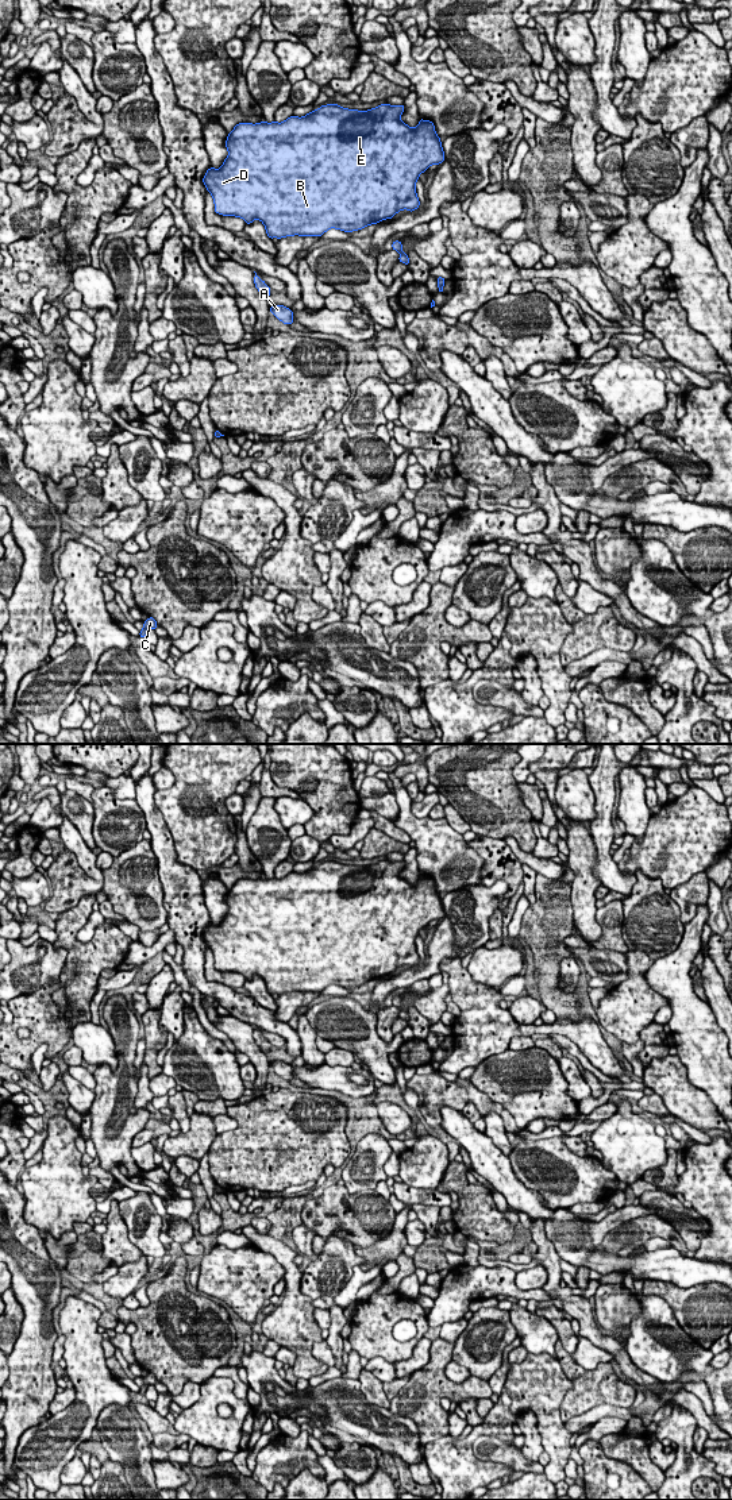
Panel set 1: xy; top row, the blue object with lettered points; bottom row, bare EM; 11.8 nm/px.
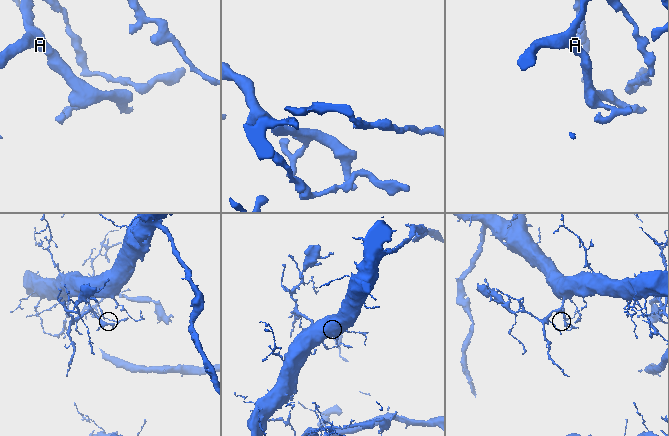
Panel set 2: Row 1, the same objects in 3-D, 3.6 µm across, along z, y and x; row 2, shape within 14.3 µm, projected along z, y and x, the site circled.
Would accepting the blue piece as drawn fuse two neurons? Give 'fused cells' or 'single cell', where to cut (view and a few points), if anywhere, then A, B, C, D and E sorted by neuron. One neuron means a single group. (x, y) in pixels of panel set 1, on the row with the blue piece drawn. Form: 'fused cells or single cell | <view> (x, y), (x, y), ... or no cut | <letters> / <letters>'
single cell | no cut | A B C D E

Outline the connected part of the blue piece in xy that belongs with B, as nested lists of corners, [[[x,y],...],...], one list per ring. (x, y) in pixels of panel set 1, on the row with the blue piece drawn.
[[[386,103],[361,112],[328,104],[282,123],[236,124],[226,140],[228,157],[223,166],[209,167],[203,178],[213,197],[213,211],[242,217],[247,224],[258,219],[270,239],[293,235],[319,238],[330,228],[351,232],[392,219],[402,209],[413,212],[420,205],[415,188],[419,176],[431,165],[444,162],[444,153],[434,123],[420,117],[417,127],[411,128],[400,120],[404,109],[402,104]]]

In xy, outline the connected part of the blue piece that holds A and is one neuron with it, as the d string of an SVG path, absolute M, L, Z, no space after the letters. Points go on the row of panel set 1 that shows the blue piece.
M273 305L270 306L270 313L273 313L278 320L281 320L284 324L292 324L293 323L293 312L282 305Z

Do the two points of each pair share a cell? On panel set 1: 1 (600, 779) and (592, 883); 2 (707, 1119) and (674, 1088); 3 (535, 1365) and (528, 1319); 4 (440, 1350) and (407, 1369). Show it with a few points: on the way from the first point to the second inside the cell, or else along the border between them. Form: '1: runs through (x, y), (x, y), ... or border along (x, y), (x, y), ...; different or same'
1: border along (588, 829), (596, 853), (593, 872), (598, 878); different
2: runs through (698, 1111), (682, 1096); same
3: border along (528, 1352), (548, 1353), (554, 1358); different
4: border along (432, 1341), (430, 1360), (412, 1373); different

